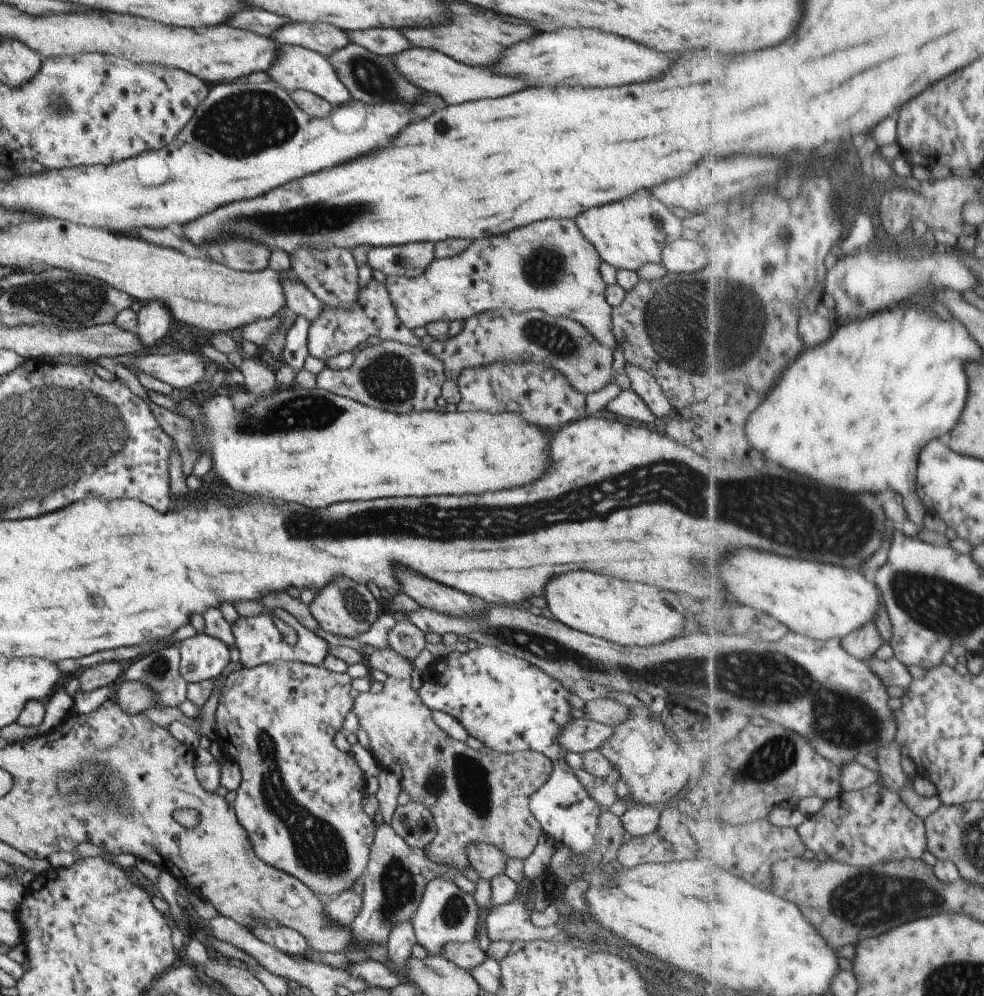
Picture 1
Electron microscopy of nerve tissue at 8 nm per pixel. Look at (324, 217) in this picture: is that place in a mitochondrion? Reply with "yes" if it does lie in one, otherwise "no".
yes

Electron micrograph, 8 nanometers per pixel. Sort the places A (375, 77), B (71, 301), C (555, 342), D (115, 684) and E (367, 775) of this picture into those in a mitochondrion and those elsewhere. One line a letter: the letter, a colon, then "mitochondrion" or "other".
A: mitochondrion
B: mitochondrion
C: mitochondrion
D: other
E: other

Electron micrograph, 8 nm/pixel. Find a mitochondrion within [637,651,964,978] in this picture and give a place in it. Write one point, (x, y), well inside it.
(884, 899)

